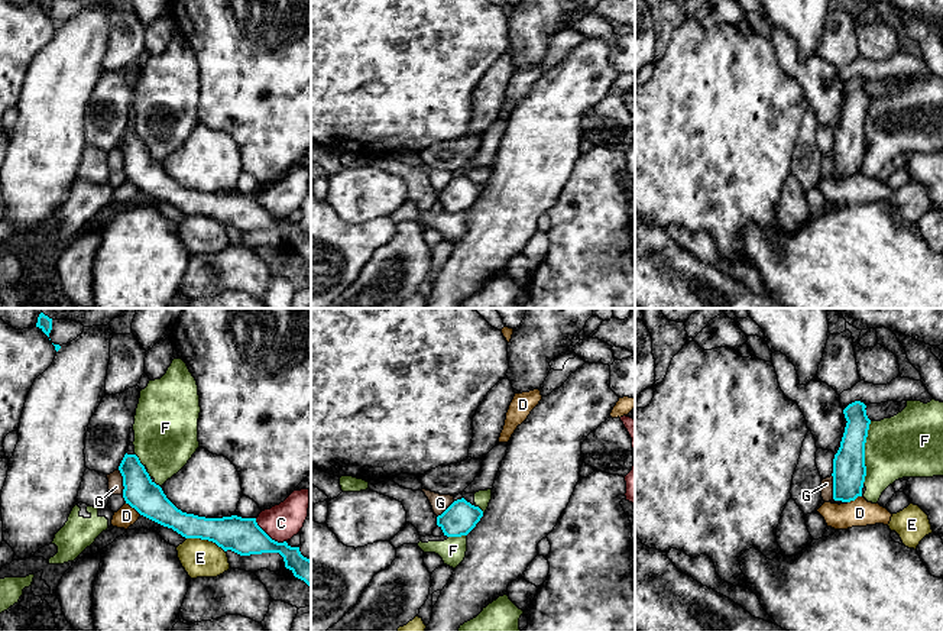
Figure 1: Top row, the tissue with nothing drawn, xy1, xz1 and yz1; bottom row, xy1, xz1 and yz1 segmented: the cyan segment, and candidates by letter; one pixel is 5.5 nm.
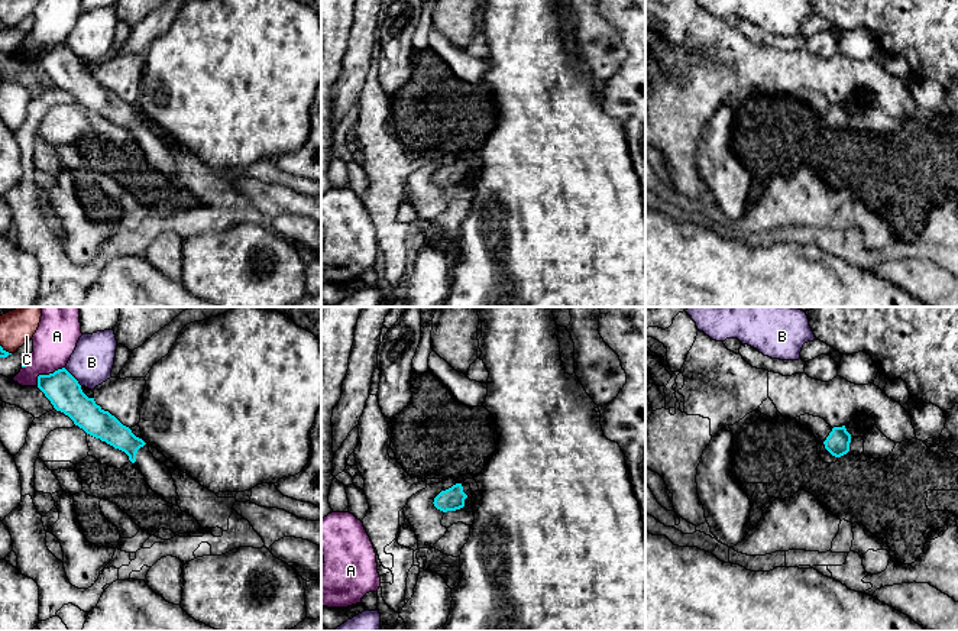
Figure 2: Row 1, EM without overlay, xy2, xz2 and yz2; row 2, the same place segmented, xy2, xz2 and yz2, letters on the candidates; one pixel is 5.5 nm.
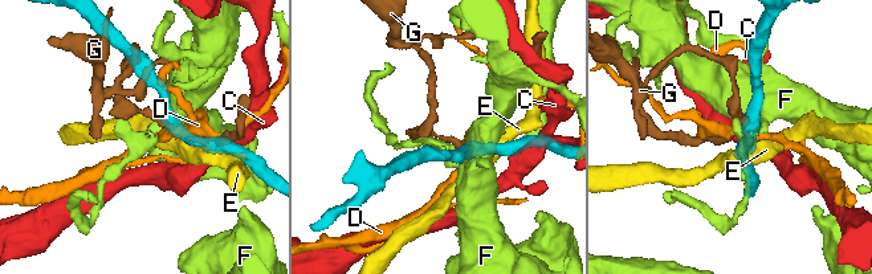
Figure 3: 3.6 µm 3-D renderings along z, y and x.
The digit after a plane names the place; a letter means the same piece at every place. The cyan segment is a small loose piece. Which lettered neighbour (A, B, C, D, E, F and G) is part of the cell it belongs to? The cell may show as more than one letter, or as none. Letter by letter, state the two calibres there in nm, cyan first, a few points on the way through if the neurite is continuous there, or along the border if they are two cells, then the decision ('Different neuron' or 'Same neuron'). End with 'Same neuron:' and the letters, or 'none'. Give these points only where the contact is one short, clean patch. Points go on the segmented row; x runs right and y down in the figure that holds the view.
A: Thickness 190 nm (cyan) against 240 nm. Boundary: xy2 (64, 366), (41, 374), (36, 385). Different neuron
B: Thickness 190 nm (cyan) against 240 nm. Boundary: xy2 (64, 368), (81, 385). Different neuron
C: Thickness 200 nm (cyan) against 200 nm. Boundary: xy1 (255, 518), (272, 539), (285, 541). Different neuron
D: Thickness 190 nm (cyan) against 110 nm. Boundary: xy1 (126, 502), (141, 514). Different neuron
E: Thickness 200 nm (cyan) against 200 nm. Boundary: xy1 (187, 537), (211, 540), (224, 552). Different neuron
F: Thickness 190 nm (cyan) against 360 nm. Different neuron
G: Thickness 190 nm (cyan) against 80 nm. Boundary: xy1 (117, 469), (122, 476), (123, 494). Different neuron
Same neuron: none

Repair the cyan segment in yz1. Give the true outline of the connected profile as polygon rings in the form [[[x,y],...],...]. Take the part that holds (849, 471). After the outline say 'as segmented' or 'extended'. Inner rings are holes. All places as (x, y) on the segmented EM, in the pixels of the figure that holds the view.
[[[855,401],[843,410],[848,423],[833,459],[835,501],[850,502],[862,496],[866,476],[865,443],[871,424],[865,408],[863,402]]]; as segmented

